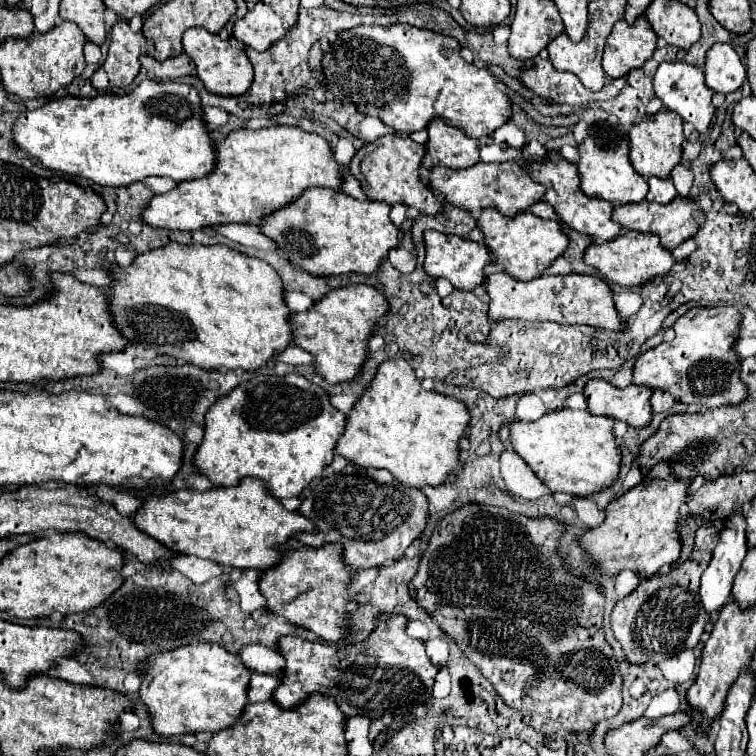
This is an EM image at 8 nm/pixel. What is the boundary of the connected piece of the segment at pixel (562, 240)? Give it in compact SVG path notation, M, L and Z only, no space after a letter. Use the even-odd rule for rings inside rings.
M484 209L478 219L478 227L482 229L484 243L494 255L496 263L500 263L510 277L522 281L540 277L552 265L552 261L568 249L570 243L560 223L540 219L530 211L518 213L516 217L502 217L496 209Z

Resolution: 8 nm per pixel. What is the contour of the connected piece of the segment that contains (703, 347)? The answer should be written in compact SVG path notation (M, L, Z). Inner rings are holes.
M734 305L694 307L686 311L674 323L676 337L672 343L660 343L636 359L632 383L650 389L660 387L680 403L694 403L706 409L740 403L746 397L746 385L740 379L742 359L732 349L740 333L740 323L742 315Z

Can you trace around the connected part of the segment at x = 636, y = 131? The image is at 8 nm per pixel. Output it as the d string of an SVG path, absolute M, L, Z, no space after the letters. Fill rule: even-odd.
M662 109L654 115L644 117L640 123L636 123L630 129L630 161L642 177L654 175L654 177L666 179L670 175L670 171L682 159L682 143L684 143L684 133L682 133L680 115Z

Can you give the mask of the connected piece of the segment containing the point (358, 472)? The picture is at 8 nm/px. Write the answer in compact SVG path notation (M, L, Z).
M348 465L344 471L324 477L318 483L318 497L308 495L300 509L316 527L316 535L296 537L308 547L320 547L324 543L342 543L344 563L352 571L366 567L380 567L384 561L402 559L406 547L418 539L428 521L428 499L420 489L408 487L396 481L388 471L364 469Z

